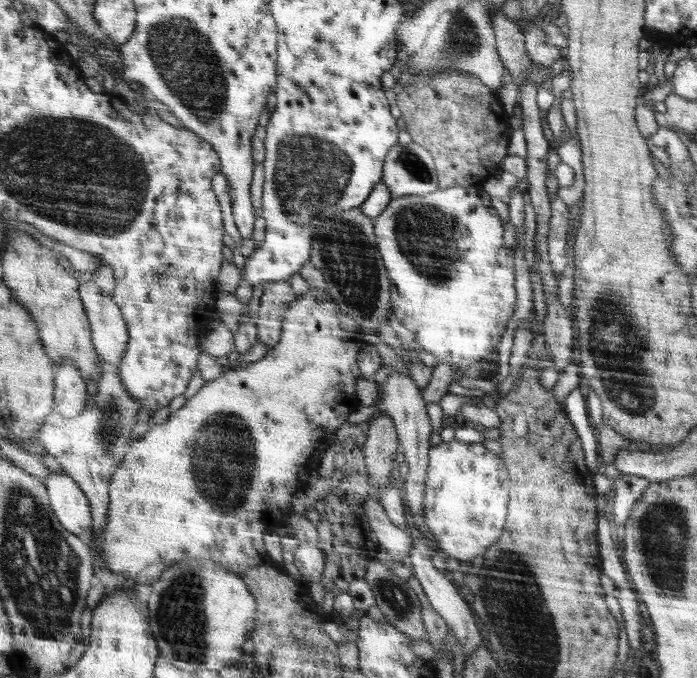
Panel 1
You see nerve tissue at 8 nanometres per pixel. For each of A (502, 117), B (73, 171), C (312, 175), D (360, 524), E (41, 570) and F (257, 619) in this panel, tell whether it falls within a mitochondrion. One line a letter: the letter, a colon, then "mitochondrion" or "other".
A: other
B: mitochondrion
C: mitochondrion
D: other
E: mitochondrion
F: other

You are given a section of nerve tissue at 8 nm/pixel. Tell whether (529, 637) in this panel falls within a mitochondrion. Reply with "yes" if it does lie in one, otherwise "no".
yes

